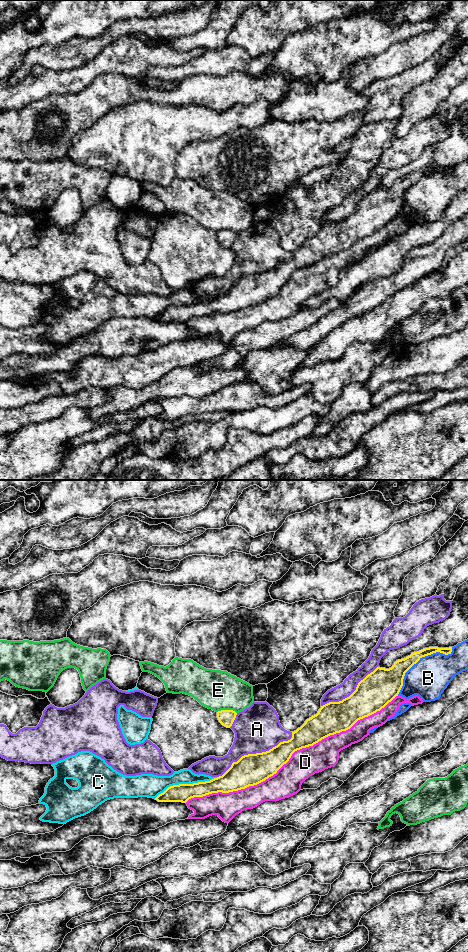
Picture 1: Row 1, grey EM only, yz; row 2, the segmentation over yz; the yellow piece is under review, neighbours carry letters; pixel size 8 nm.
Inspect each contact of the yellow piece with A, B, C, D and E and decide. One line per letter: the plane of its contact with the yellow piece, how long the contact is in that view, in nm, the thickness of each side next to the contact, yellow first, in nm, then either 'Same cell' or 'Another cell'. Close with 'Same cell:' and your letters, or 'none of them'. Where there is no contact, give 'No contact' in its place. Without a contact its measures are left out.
A: Touches yellow in yz. Shared border 700 nm. Thickness 260 nm (yellow) against 380 nm. Another cell
B: Touches yellow in yz. Shared border 600 nm. Thickness 150 nm (yellow) against 320 nm. Another cell
C: Touches yellow in yz. Shared border 550 nm. Thickness 140 nm (yellow) against 160 nm. Another cell
D: Touches yellow in yz. Shared border 1900 nm. Thickness 220 nm (yellow) against 220 nm. Another cell
E: Touches yellow in yz. Shared border 160 nm. Thickness 130 nm (yellow) against 320 nm. Another cell
Same cell: none of them

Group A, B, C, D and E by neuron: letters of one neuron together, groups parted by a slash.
A / B / C / D / E

